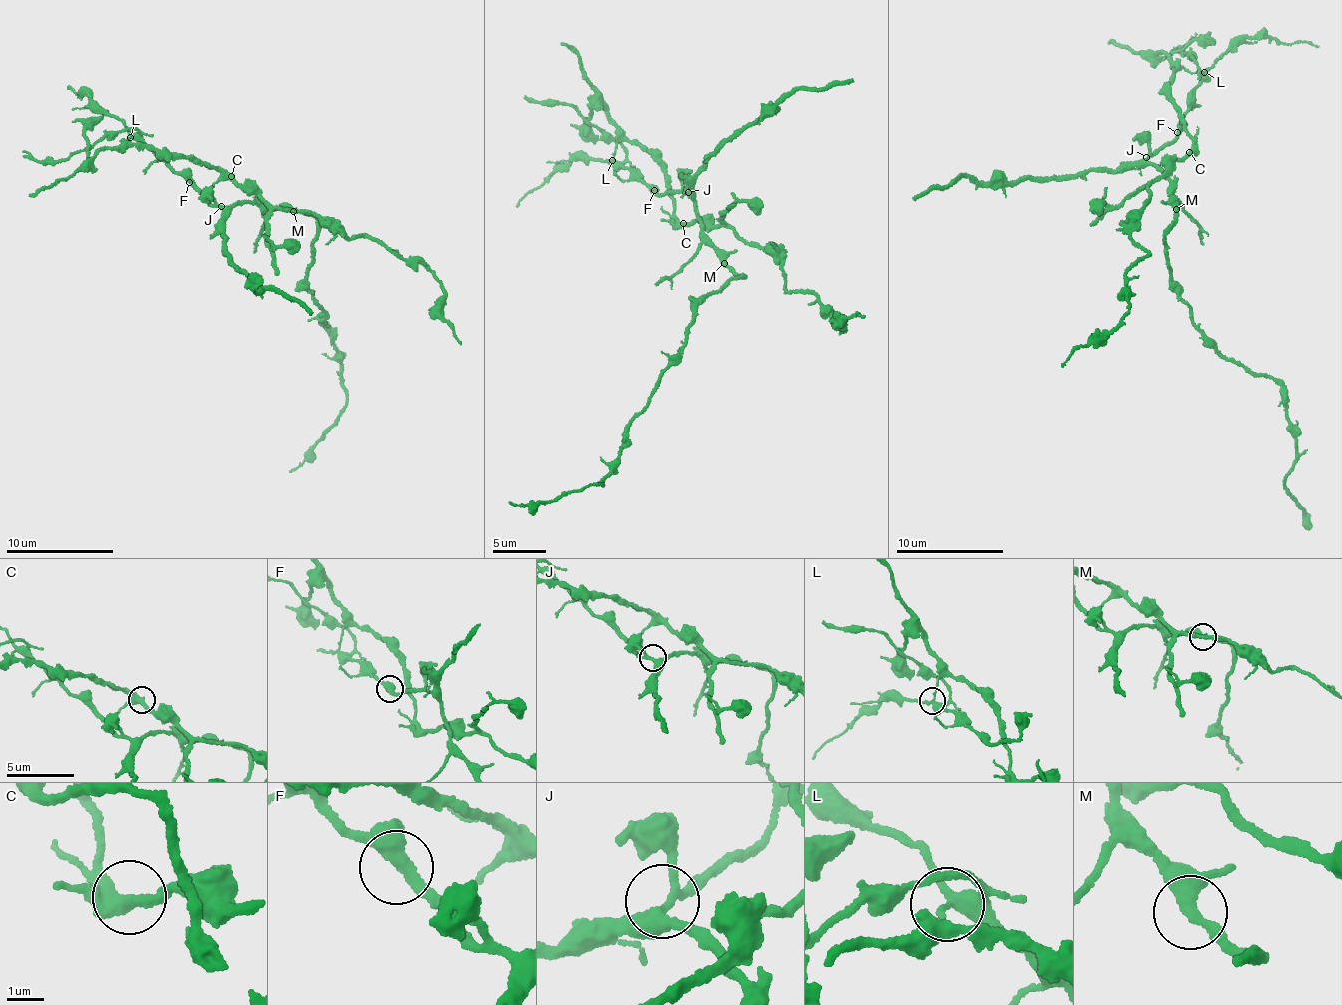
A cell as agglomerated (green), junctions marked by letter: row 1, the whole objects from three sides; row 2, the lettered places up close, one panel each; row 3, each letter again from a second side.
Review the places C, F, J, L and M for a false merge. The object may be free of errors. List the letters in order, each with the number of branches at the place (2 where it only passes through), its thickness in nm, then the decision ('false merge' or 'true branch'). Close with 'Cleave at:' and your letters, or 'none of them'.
C: 3 branches meet; 360 nm thick; true branch
F: 3 branches meet; 340 nm thick; true branch
J: 4 branches meet; 320 nm thick; true branch
L: 4 branches meet; 320 nm thick; true branch
M: 3 branches meet; 280 nm thick; true branch
Cleave at: none of them

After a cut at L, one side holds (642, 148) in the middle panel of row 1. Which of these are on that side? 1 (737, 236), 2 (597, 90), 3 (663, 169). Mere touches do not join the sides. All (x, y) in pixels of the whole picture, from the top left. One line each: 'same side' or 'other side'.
1: same side
2: same side
3: same side

